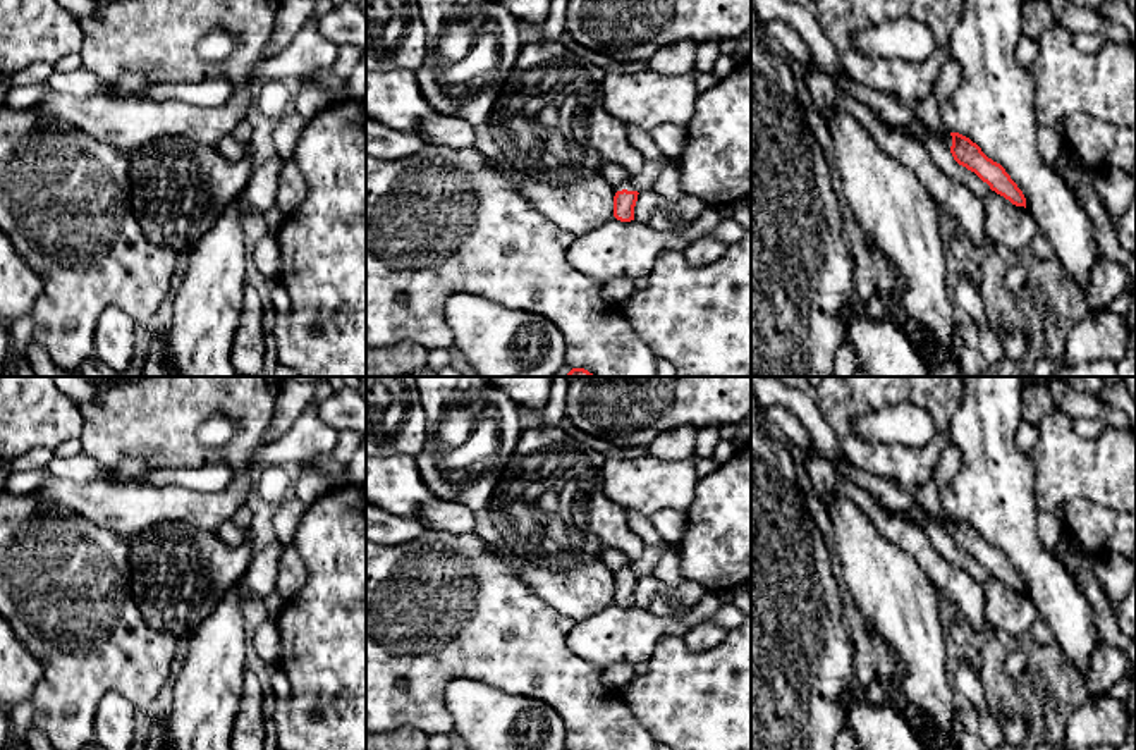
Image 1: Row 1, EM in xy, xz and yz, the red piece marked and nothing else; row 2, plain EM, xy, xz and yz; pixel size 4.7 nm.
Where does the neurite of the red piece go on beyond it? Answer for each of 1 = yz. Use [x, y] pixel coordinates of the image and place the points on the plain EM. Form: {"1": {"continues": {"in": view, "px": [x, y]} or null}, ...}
{"1": {"continues": {"in": "yz", "px": [918, 515]}}}

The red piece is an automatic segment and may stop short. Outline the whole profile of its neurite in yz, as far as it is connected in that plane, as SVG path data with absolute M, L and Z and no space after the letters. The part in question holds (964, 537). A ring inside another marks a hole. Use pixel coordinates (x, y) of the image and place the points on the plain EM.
M921 507L913 509L909 513L897 513L892 509L889 511L913 523L921 523L921 521L938 523L950 535L954 545L959 550L974 557L983 568L990 571L992 576L1004 581L1012 590L1026 593L1026 583L1023 576L1011 564L1005 554L1000 549L988 544L981 537L981 533L976 528L973 528L969 523L950 516L931 516Z

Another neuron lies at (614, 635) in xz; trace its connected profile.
M710 590L681 618L655 616L636 604L620 607L612 602L600 612L577 621L567 635L567 645L576 655L602 669L622 662L634 667L650 662L660 638L684 636L724 606L724 597Z

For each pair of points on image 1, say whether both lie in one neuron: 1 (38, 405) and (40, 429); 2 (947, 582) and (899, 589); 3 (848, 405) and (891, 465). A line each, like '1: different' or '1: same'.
1: same
2: different
3: same

